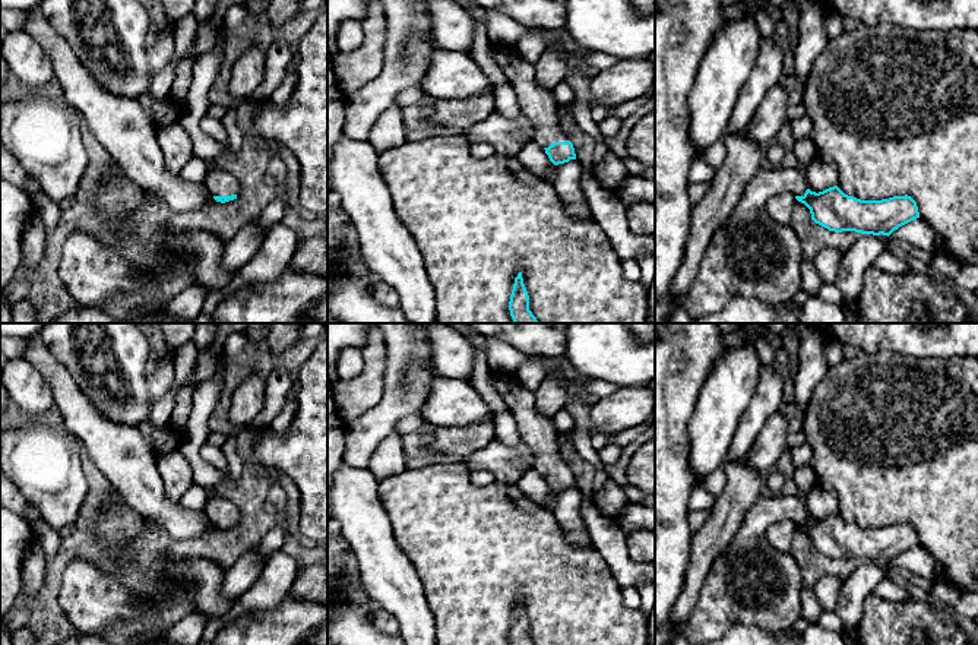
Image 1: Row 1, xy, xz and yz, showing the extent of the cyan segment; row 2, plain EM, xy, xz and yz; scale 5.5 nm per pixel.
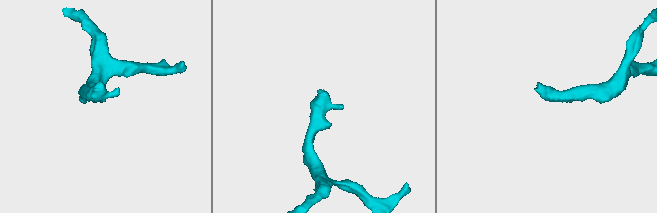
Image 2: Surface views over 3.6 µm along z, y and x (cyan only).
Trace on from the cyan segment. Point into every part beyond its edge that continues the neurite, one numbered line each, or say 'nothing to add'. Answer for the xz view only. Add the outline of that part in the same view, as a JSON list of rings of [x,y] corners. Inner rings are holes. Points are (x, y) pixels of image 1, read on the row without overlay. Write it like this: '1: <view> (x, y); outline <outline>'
1: xz (538, 432); outline [[[490,370],[491,385],[513,415],[522,442],[534,453],[532,468],[548,475],[554,469],[566,469],[558,448],[558,431],[553,418],[541,415],[535,408],[535,393],[528,391],[515,373]]]

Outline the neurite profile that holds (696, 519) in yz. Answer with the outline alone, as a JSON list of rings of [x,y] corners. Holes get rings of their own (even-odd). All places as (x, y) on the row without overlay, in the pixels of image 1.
[[[691,510],[687,515],[687,522],[690,527],[690,532],[696,534],[700,531],[700,528],[705,525],[708,516],[710,515],[712,510]]]

